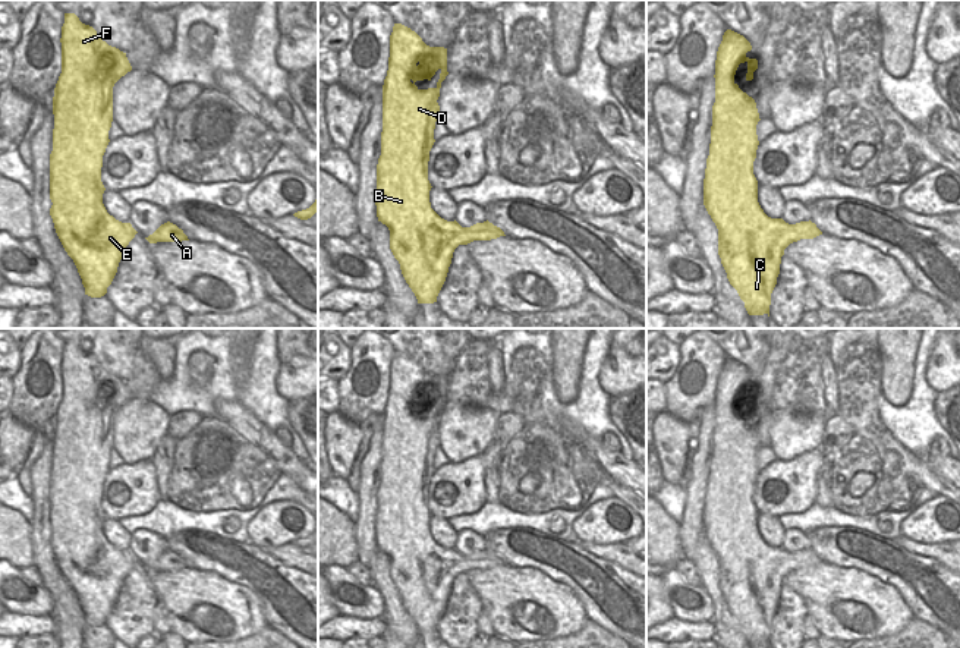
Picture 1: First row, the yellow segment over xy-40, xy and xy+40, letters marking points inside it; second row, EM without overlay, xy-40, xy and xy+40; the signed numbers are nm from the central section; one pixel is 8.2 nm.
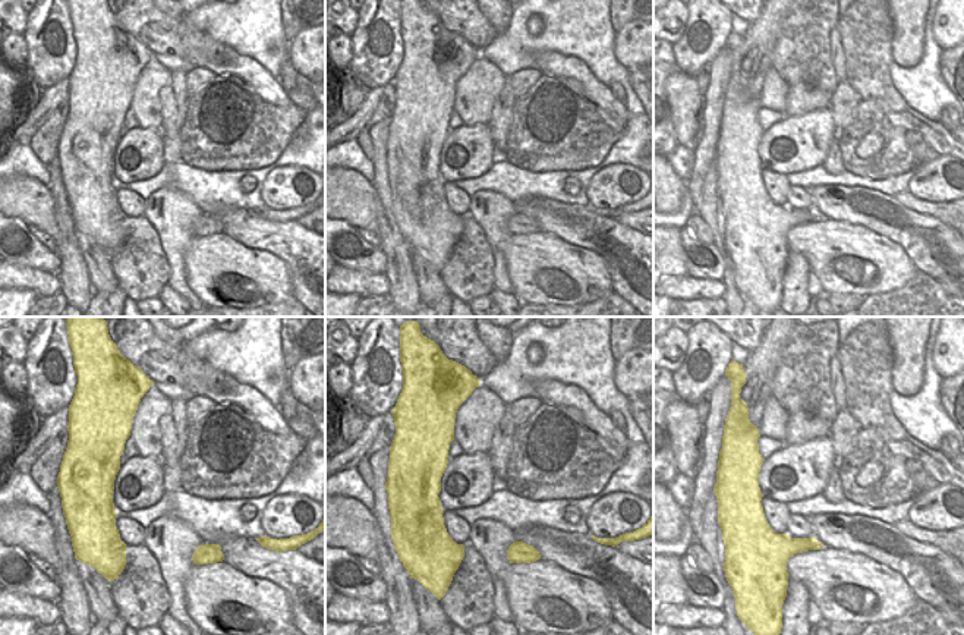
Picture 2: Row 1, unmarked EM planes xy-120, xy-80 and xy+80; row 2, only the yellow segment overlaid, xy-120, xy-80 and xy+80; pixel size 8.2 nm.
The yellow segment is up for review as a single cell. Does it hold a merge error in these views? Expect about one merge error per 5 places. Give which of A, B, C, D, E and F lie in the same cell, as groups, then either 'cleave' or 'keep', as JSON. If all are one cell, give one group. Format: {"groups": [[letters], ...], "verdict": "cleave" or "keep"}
{"groups": [["A", "B", "C", "D", "E", "F"]], "verdict": "keep"}

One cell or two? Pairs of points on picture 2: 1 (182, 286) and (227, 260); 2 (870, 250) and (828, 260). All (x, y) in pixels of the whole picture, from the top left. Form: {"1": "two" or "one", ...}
{"1": "two", "2": "one"}

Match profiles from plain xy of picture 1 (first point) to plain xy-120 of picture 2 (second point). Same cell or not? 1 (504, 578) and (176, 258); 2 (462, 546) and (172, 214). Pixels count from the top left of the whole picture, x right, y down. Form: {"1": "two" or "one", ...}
{"1": "two", "2": "one"}

